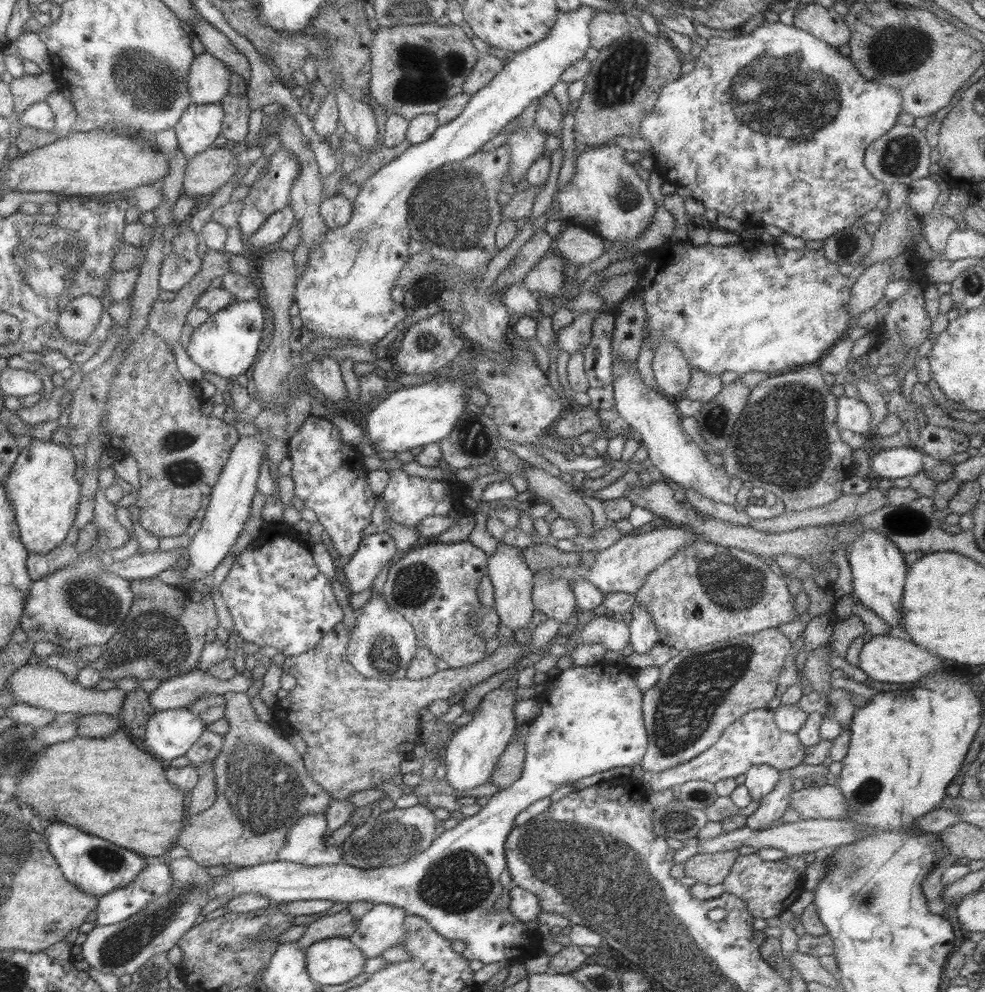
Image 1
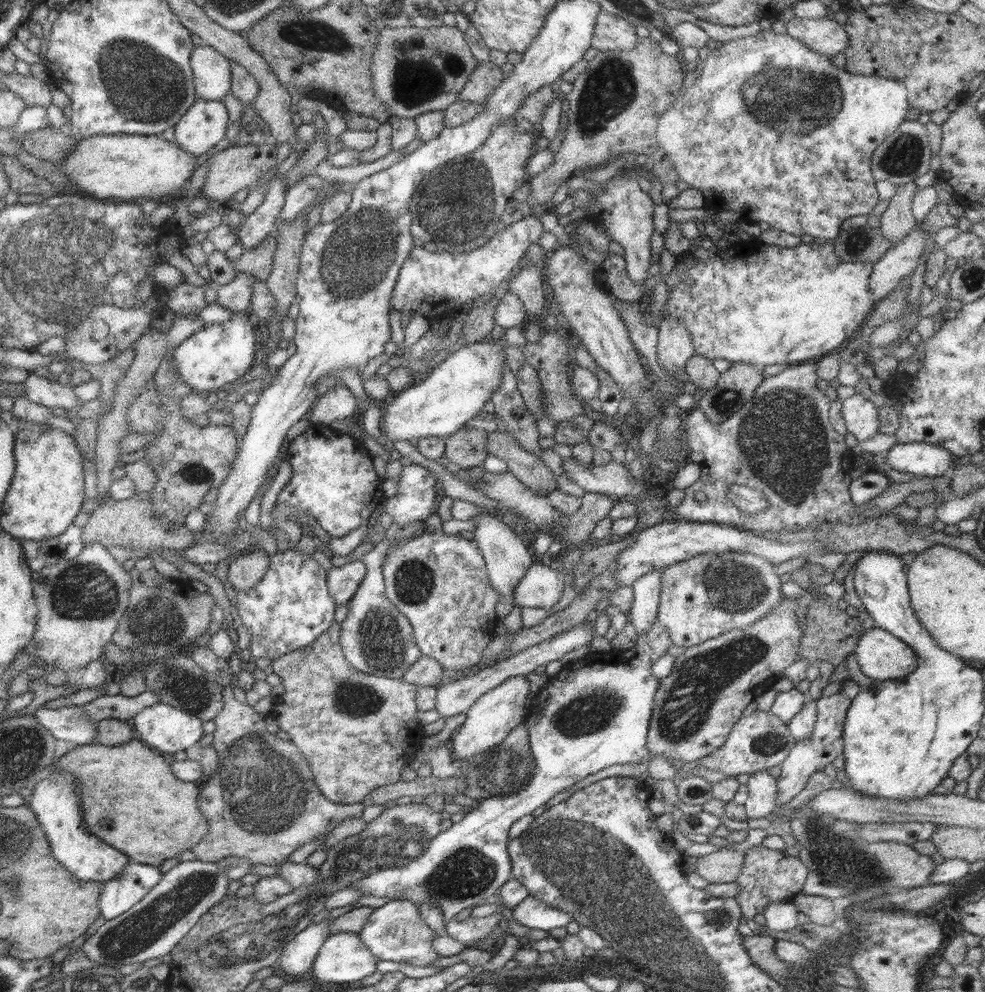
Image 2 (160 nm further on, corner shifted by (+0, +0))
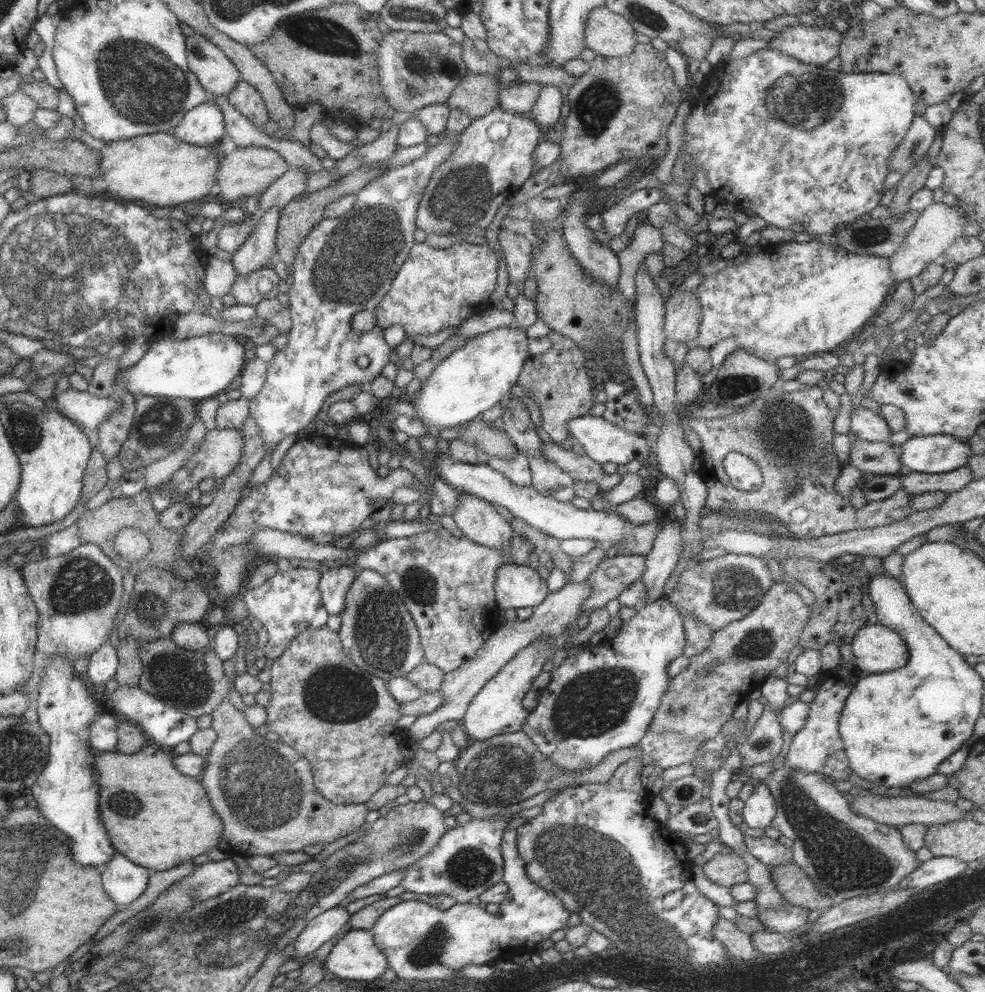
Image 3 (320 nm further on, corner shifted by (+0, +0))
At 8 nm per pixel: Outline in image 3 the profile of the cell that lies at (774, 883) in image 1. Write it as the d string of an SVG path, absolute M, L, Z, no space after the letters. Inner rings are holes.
M764 834L761 837L745 835L742 837L747 853L765 865L768 870L773 870L779 864L791 864L793 862L790 848L785 848L783 844L779 844L777 839L765 837Z

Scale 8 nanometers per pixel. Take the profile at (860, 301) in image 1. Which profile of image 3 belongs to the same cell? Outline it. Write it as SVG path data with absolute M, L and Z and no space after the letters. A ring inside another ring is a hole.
M939 200L919 212L911 230L897 250L889 257L889 270L895 284L916 277L930 262L942 260L944 250L954 240L965 234L963 228L965 228L966 222L967 218L959 204L948 206Z

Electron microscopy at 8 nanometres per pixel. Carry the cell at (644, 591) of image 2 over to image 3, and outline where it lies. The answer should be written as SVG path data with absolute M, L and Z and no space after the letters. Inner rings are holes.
M666 517L664 520L661 530L655 535L651 550L645 555L645 570L640 578L646 586L645 599L649 599L648 603L658 599L657 595L682 552L681 523Z

